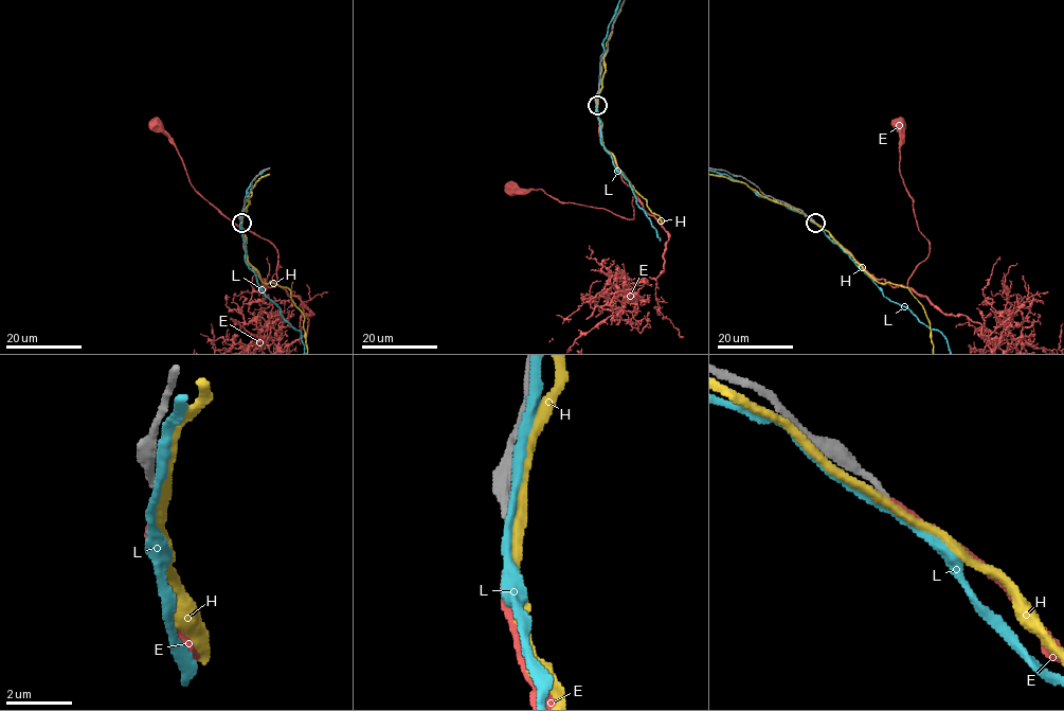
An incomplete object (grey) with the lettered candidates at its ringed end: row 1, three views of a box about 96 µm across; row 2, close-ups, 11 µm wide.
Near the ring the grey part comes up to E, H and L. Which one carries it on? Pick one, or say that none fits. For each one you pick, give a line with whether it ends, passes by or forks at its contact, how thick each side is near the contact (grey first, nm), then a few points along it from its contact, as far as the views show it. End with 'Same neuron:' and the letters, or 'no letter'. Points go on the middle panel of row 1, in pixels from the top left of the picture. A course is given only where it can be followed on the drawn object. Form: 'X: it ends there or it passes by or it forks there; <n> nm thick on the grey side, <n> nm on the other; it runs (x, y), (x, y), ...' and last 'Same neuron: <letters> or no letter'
E: it ends there; 190 nm thick on the grey side, 190 nm on the other
Same neuron: E

